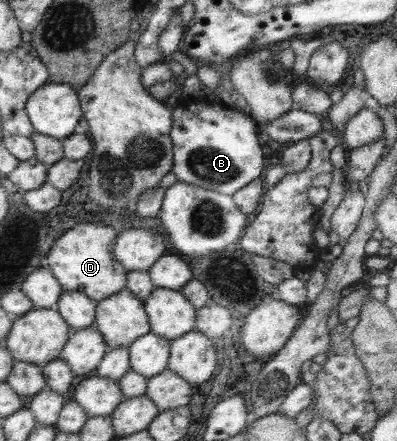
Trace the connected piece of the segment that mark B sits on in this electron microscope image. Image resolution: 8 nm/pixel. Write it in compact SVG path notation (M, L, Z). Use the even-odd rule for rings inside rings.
M197 96L183 100L171 109L172 173L177 180L231 196L249 184L262 169L262 137L257 135L256 121L245 110L233 110L216 100L206 101Z

